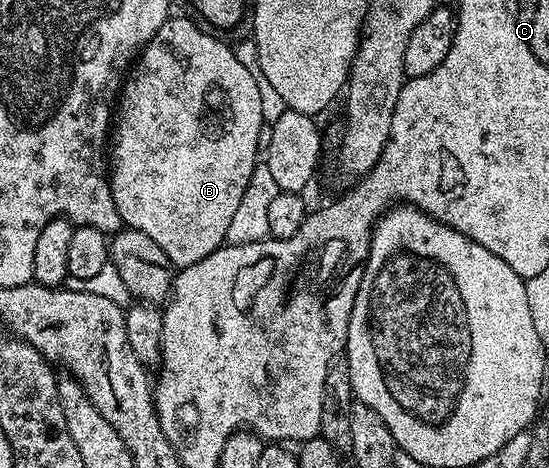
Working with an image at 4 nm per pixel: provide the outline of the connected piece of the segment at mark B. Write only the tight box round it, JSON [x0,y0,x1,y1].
[107,16,267,268]

